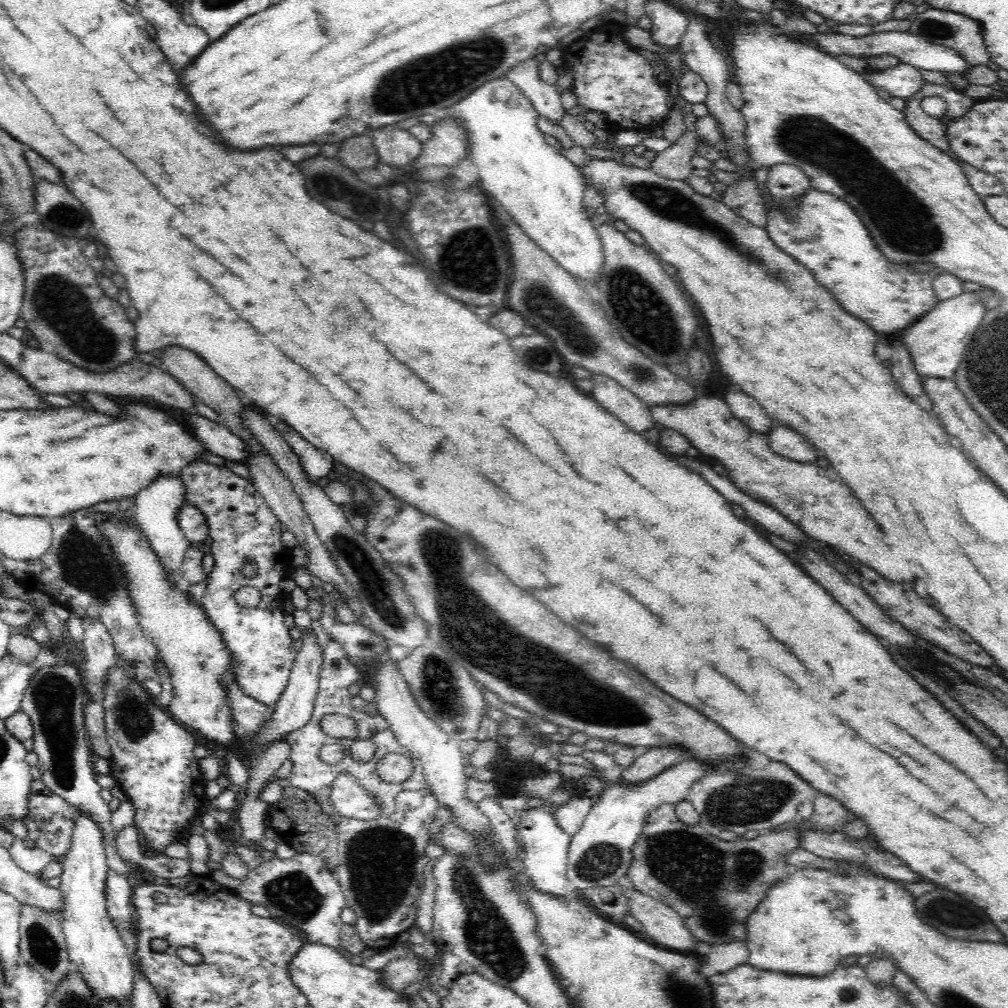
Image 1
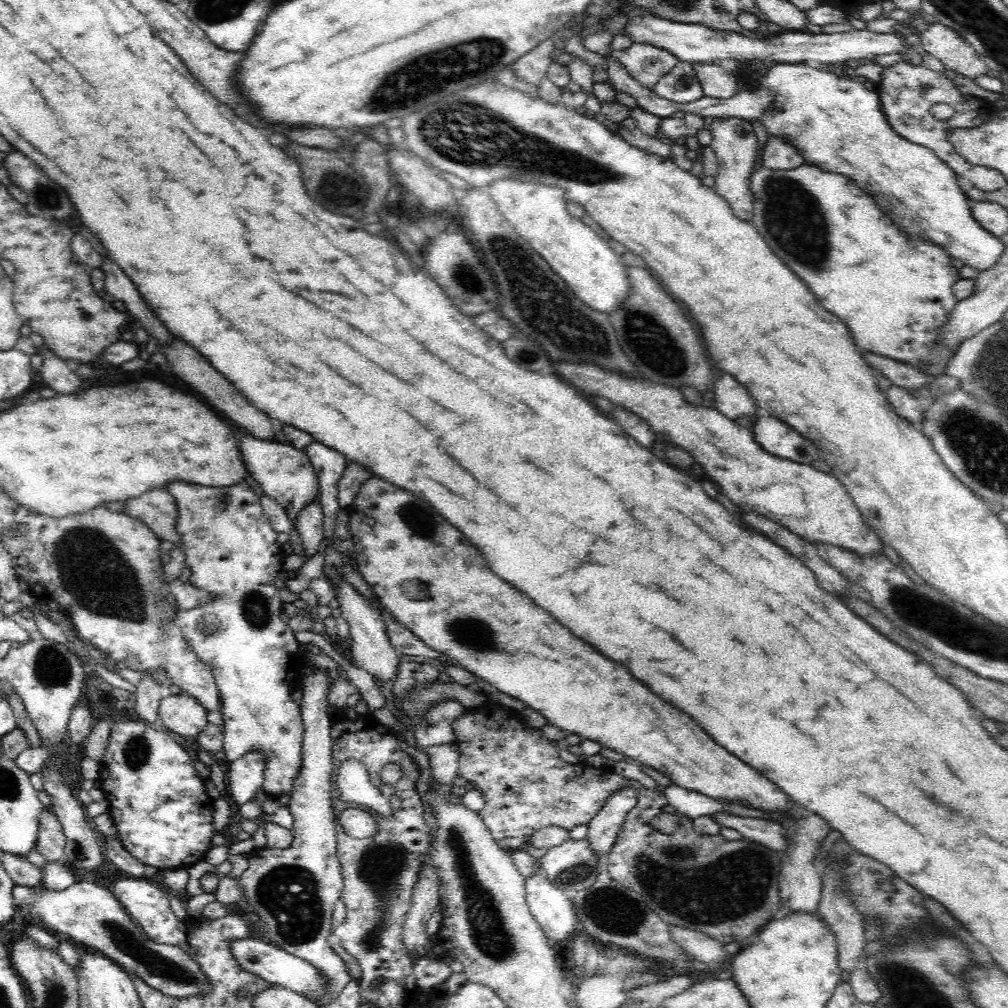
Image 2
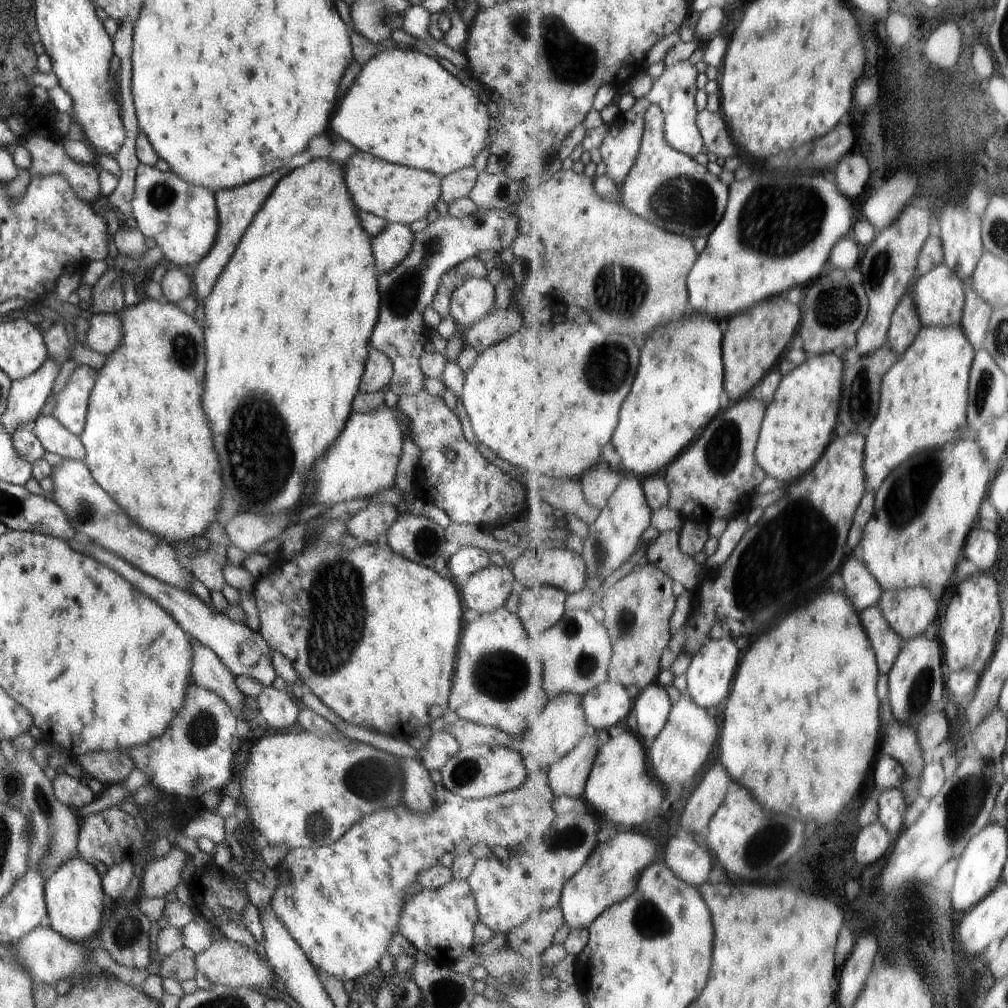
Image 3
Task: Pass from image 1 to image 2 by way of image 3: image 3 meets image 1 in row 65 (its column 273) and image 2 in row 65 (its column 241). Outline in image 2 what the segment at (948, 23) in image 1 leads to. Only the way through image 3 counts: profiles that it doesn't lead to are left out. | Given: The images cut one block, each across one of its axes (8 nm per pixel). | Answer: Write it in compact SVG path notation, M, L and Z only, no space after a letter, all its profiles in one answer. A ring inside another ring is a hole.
M932 22L922 33L913 33L928 54L943 62L944 68L975 79L990 73L978 53L955 30L940 22Z

